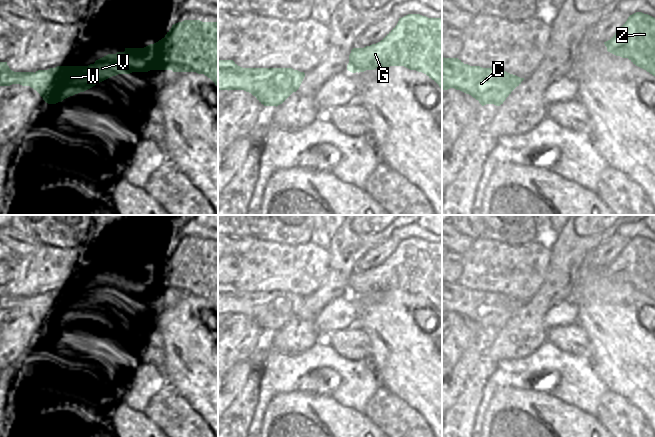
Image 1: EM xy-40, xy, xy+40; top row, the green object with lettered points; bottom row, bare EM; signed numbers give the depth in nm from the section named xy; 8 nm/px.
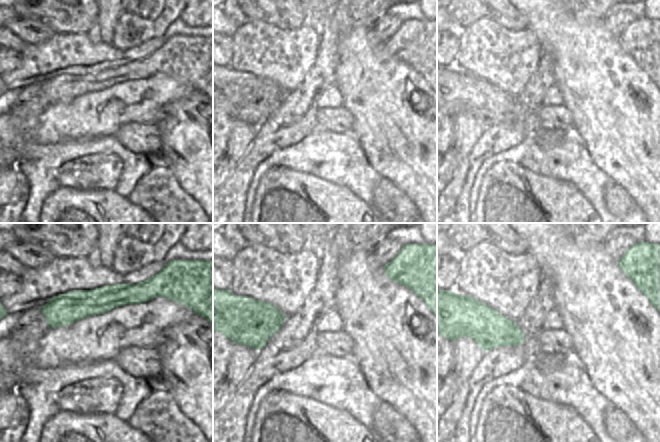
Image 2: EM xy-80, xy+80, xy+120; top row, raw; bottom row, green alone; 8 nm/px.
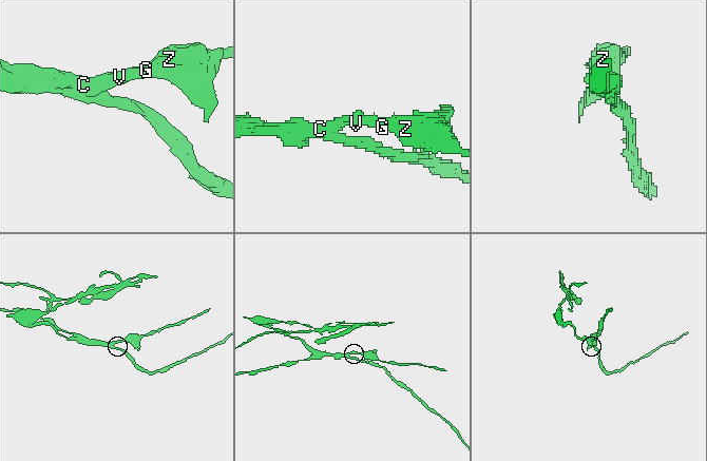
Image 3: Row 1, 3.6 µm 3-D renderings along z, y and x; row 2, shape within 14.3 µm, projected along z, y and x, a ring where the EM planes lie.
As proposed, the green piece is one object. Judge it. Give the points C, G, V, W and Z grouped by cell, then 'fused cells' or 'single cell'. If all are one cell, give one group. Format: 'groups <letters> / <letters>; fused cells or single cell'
groups C / G V W Z; fused cells

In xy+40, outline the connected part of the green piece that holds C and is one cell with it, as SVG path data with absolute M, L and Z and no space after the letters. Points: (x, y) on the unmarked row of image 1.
M500 292L486 294L482 298L474 298L466 304L456 304L454 296L442 296L442 314L454 312L466 318L490 316L497 307L501 307L503 315L501 322L507 322L515 313L513 311L513 298Z

